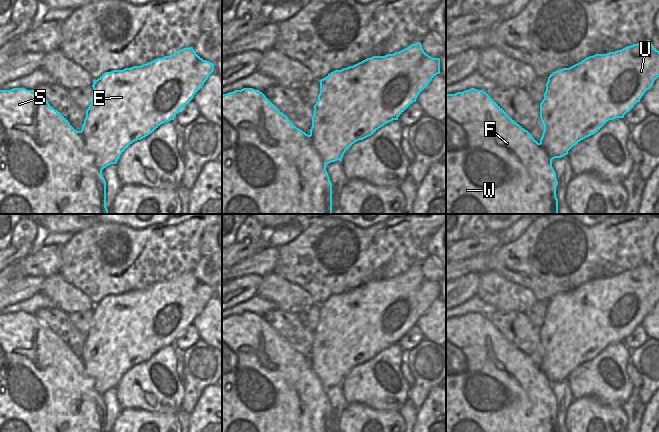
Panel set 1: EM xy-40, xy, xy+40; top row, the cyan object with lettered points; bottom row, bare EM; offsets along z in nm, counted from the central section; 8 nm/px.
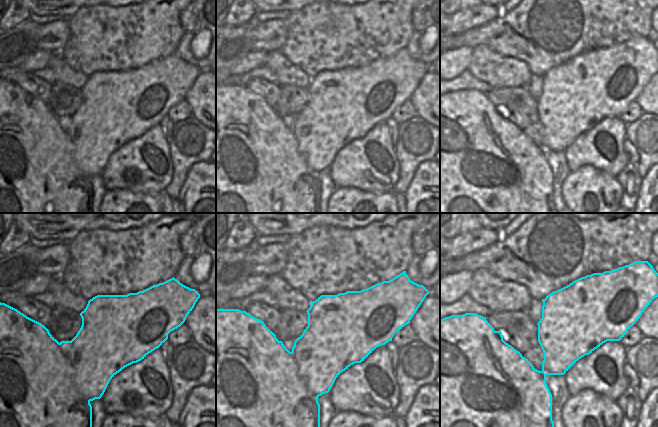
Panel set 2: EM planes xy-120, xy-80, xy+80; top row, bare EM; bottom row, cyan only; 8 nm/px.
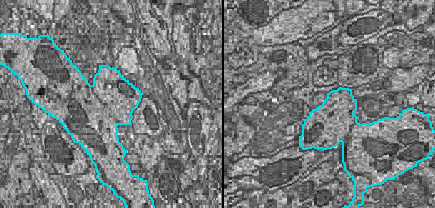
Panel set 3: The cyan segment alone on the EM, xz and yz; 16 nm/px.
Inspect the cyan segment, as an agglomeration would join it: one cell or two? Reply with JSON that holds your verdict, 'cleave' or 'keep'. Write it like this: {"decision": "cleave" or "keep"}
{"decision": "cleave"}

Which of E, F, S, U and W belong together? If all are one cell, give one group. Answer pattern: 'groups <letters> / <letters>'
groups E U / F S W

